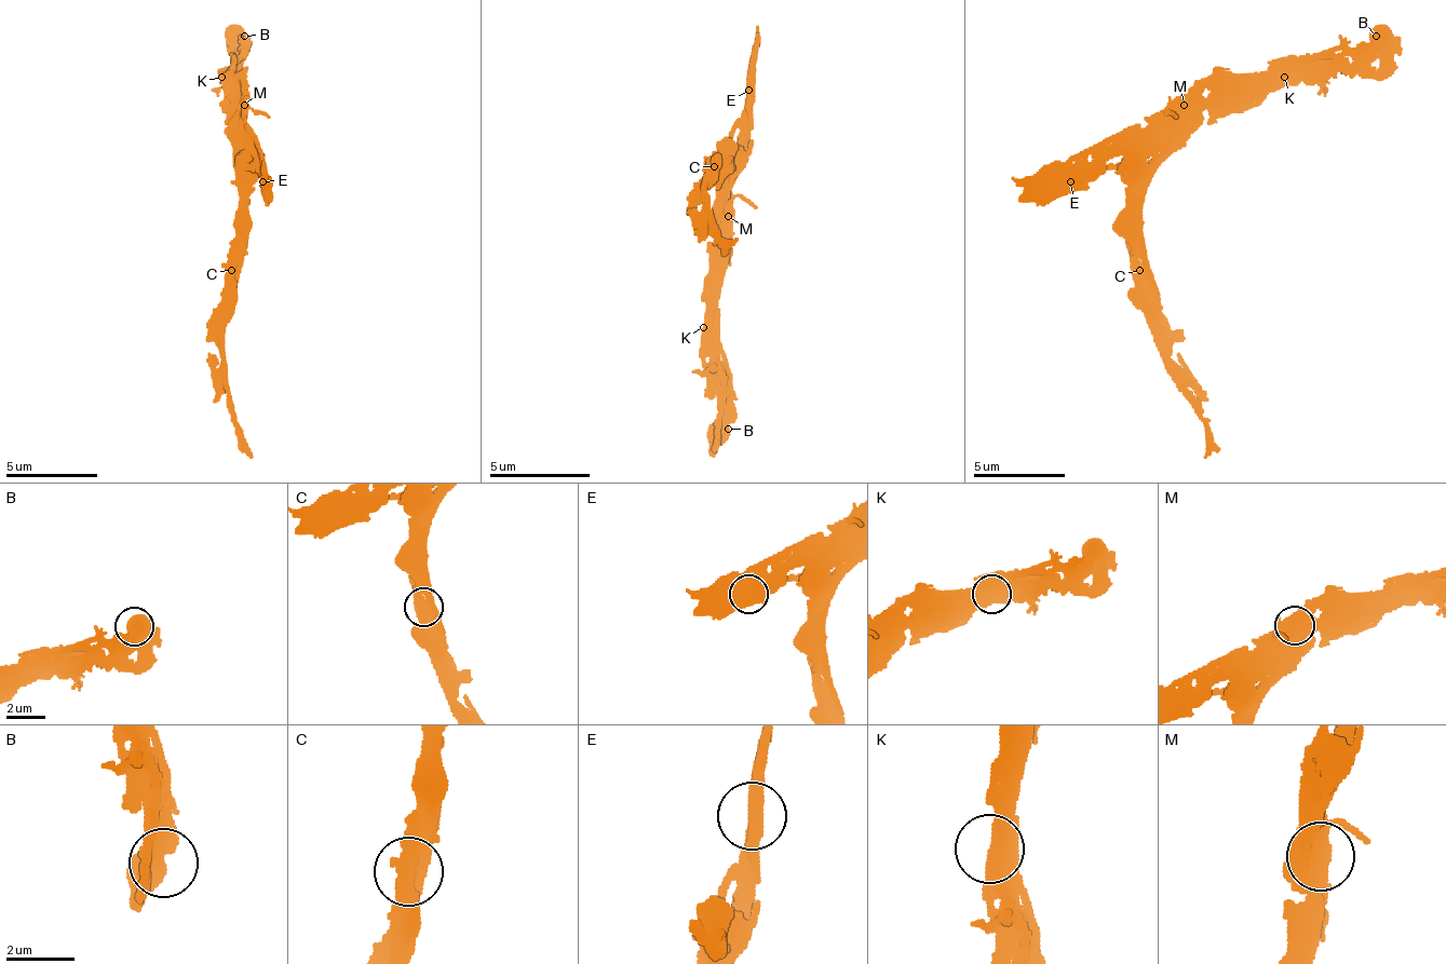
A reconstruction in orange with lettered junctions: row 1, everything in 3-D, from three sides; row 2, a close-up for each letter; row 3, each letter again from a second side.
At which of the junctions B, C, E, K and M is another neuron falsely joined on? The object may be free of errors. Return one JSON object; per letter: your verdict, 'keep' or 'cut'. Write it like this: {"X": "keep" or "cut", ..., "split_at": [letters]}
{"B": "keep", "C": "keep", "E": "keep", "K": "keep", "M": "keep", "split_at": []}

